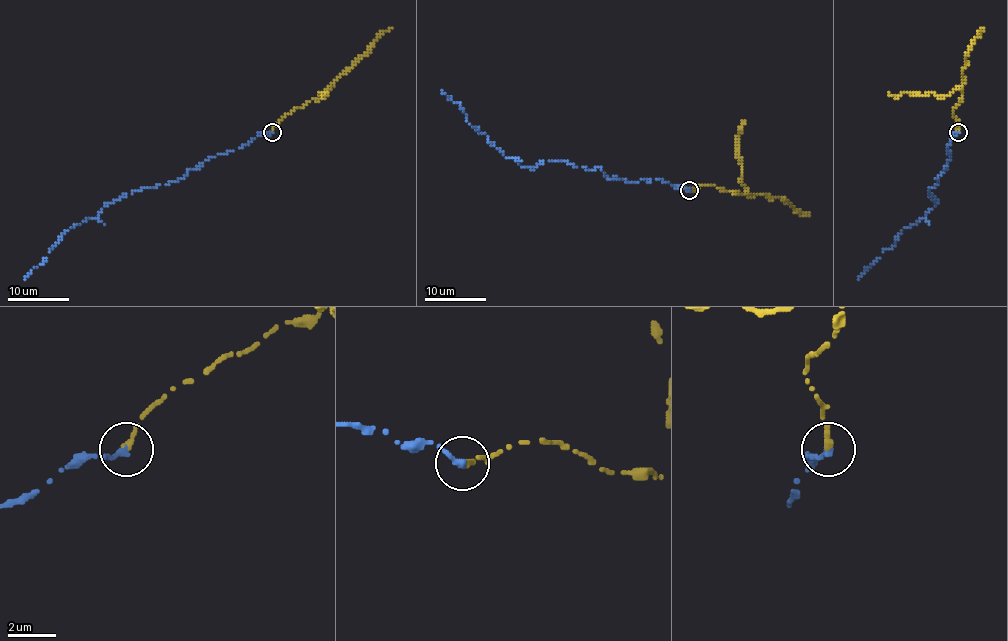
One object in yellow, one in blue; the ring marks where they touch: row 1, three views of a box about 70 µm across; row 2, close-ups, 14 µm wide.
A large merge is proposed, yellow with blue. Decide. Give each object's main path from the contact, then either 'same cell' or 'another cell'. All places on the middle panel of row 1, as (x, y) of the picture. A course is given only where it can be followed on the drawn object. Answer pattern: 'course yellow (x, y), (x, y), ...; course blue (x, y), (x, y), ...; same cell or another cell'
course yellow (689, 190), (712, 184), (729, 192), (781, 197), (799, 212), (810, 215); course blue (689, 190), (660, 180), (608, 178), (597, 167), (565, 161), (524, 167), (471, 126), (459, 103), (441, 89); same cell

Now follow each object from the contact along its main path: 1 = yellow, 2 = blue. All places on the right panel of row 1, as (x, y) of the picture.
1: (958, 131), (952, 110), (960, 99), (965, 55), (983, 27)
2: (958, 131), (948, 145), (946, 168), (929, 188), (935, 203), (925, 217), (902, 229), (894, 245), (857, 279)

